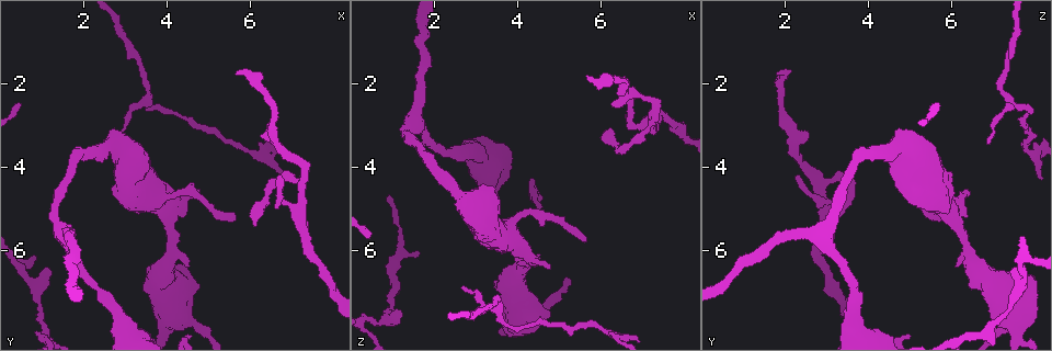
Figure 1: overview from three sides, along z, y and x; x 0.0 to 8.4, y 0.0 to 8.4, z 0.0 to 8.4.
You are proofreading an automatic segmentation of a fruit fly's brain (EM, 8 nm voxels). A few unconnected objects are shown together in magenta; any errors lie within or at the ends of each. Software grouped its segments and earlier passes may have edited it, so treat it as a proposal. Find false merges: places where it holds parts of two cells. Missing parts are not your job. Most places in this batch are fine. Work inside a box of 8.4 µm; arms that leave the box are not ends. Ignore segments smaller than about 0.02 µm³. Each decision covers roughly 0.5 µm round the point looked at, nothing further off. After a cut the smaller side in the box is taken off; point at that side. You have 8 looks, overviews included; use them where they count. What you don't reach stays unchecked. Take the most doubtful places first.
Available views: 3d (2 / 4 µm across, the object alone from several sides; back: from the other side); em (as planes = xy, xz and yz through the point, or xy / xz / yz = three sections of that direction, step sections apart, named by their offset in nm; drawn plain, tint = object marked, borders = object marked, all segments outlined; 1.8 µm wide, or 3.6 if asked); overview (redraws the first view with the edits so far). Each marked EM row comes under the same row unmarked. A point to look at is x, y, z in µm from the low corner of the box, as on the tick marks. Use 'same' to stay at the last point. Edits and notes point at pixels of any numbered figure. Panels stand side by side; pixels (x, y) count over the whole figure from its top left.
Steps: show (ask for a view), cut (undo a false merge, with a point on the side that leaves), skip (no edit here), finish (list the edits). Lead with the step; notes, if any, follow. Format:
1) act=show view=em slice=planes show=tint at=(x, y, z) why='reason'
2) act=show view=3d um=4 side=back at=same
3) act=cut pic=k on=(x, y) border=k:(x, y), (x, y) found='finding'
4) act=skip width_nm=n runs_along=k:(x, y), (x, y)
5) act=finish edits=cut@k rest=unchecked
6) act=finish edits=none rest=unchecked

act=show view=3d um=2 at=(6.55, 4.40, 3.55) why='abrupt turn'

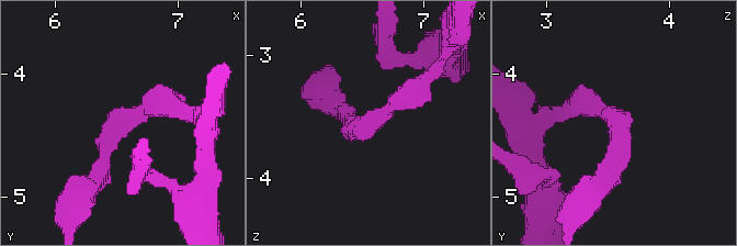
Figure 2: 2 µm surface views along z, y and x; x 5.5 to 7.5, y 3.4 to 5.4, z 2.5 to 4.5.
act=show view=em slice=xz step=4 show=tint at=(6.56, 4.40, 3.58) why='now the EM'

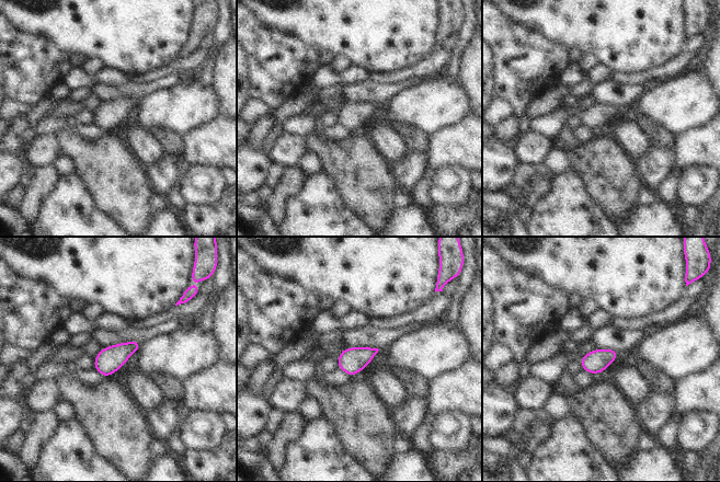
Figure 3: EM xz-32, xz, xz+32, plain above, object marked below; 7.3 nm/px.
act=skip found='all the same cell'

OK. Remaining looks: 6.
act=show view=3d um=2 at=(3.60, 2.55, 7.55) why='calibre changes'

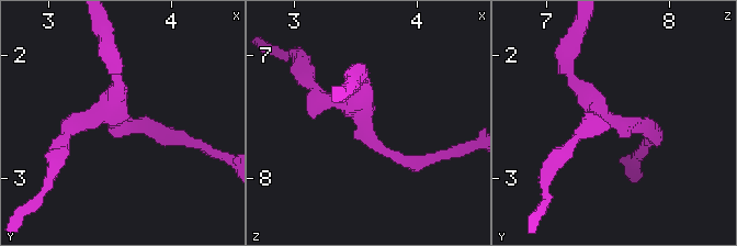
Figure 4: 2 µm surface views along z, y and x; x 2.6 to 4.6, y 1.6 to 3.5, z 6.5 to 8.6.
act=show view=em slice=planes show=borders at=(3.56, 2.56, 7.62) why='need the tissue'

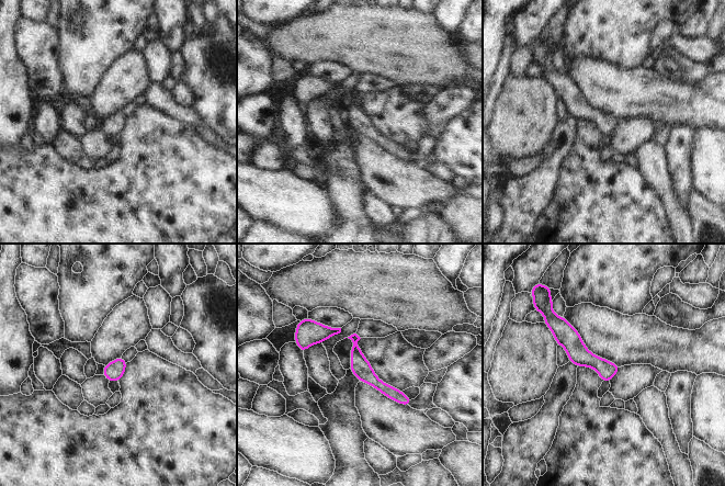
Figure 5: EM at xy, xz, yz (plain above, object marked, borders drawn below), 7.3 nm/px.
act=skip runs_along=5:(353, 337), (361, 368), (407, 403) found='continuous, no second cell'

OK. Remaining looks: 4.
act=show view=em um=3.6 slice=planes show=tint at=(4.00, 4.75, 5.30) why='sharp bend'

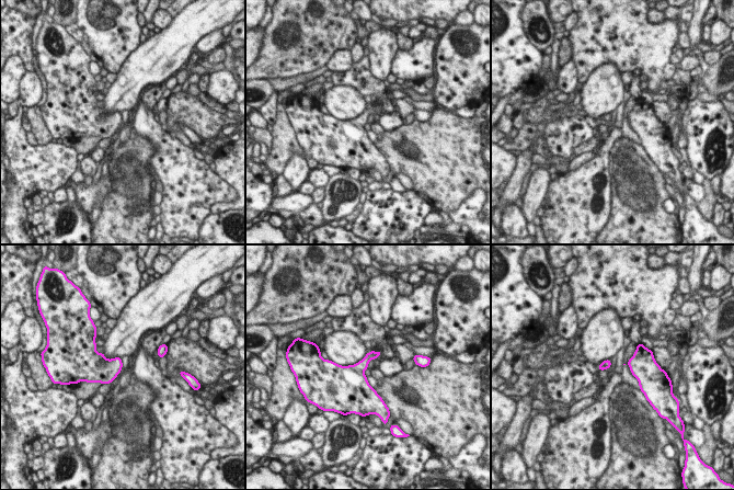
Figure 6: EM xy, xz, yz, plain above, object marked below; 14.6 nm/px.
act=skip width_nm=130 found='one cell here'

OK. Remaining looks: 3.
act=show view=3d um=4 at=(4.10, 7.70, 7.55) why='thick turns thin'

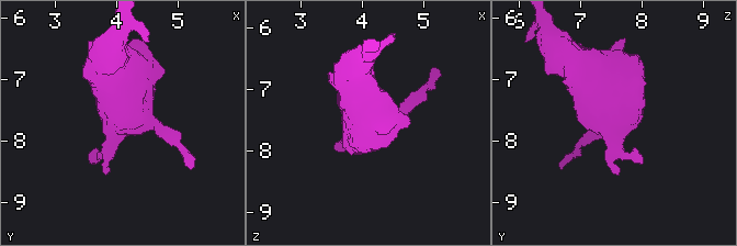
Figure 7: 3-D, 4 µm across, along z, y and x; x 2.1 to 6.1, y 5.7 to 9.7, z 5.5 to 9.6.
act=show view=em um=3.6 slice=xy step=16 show=tint at=(4.05, 7.75, 7.55) why='now the EM'

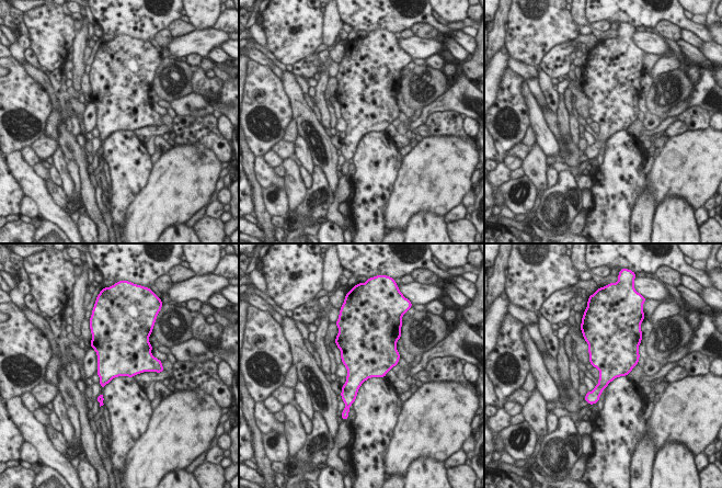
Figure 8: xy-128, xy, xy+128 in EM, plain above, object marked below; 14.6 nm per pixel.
act=show view=em um=3.6 slice=planes show=tint at=same why='cut it another way'

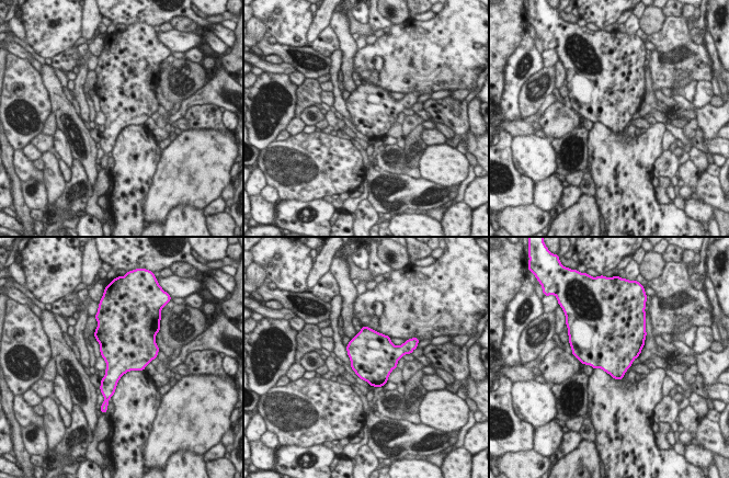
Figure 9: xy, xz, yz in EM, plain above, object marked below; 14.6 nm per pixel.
act=skip width_nm=650 found='continuous, no second cell'

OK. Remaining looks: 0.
act=finish edits=none rest=unchecked

